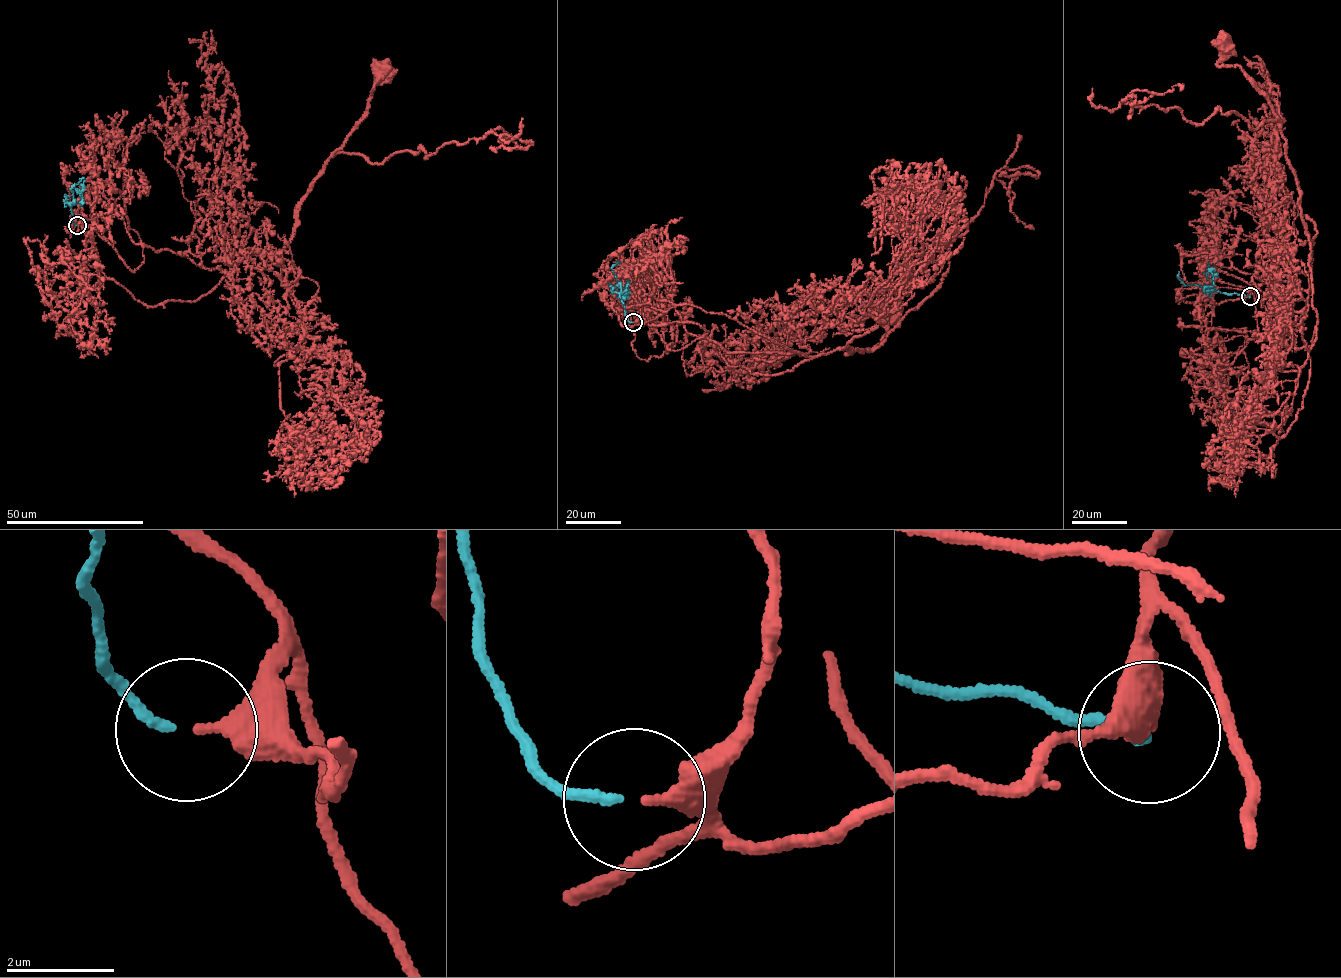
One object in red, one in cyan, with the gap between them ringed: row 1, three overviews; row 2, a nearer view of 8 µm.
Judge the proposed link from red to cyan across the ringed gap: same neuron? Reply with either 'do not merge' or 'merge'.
merge

